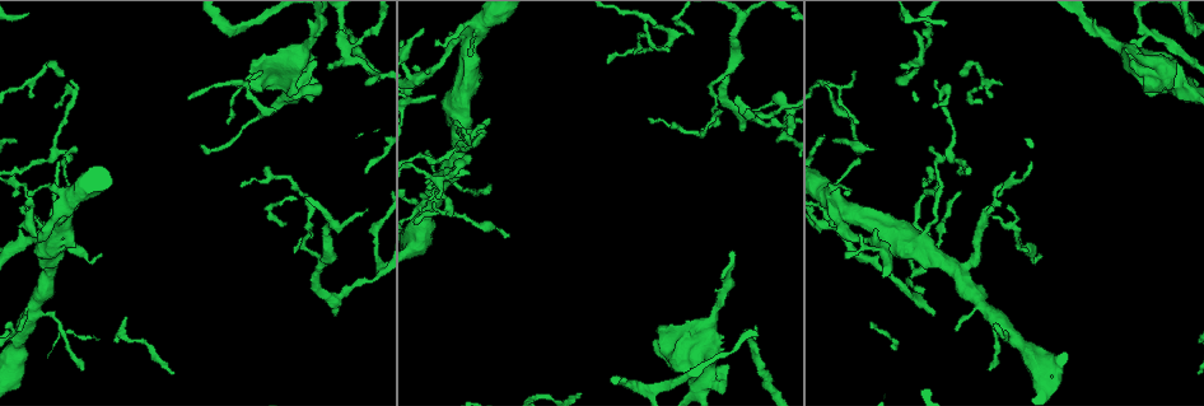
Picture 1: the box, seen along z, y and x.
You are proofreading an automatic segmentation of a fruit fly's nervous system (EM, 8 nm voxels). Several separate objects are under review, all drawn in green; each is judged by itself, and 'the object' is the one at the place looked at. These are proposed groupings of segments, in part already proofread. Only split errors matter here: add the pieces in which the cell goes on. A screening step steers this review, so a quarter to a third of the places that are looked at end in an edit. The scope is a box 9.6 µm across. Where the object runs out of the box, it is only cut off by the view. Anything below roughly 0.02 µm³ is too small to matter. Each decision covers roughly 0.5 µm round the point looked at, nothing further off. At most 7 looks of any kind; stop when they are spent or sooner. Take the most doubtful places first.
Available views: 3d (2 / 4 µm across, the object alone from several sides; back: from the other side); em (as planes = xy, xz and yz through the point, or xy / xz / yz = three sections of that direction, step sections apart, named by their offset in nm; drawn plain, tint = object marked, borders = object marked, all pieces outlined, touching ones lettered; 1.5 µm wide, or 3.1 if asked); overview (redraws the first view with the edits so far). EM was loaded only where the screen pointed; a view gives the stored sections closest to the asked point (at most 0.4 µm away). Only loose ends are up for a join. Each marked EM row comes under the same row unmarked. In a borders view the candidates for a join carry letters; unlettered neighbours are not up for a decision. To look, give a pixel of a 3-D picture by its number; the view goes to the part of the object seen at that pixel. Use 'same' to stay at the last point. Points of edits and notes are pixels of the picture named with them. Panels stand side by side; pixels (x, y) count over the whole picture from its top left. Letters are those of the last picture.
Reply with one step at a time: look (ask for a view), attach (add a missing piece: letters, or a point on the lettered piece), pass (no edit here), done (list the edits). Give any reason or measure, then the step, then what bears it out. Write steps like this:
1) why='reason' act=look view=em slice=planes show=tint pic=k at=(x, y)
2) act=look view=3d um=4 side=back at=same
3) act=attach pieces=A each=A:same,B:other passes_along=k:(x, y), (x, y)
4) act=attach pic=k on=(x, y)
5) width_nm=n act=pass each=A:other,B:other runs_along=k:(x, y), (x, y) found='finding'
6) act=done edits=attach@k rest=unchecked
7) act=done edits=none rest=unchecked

why='branch stops here' act=look view=3d um=2 pic=1 at=(341, 30)

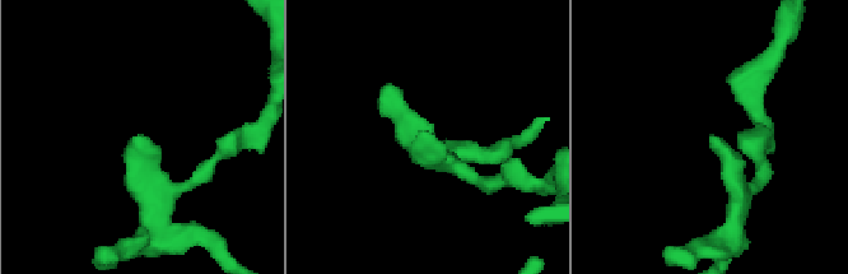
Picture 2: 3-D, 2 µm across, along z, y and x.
why='need the tissue' act=look view=em slice=planes show=borders pic=2 at=(419, 131)

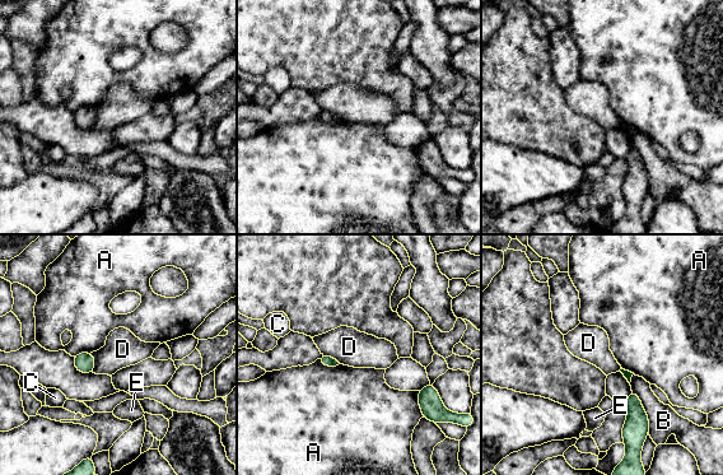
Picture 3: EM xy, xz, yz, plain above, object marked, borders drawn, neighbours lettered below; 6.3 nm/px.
act=pass each=A:other,B:other,C:other,D:other,E:other border=3:(89, 353), (94, 359), (93, 372) found='none of them fits'

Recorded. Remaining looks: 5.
why='tapers out' act=look view=em slice=planes show=borders pic=1 at=(1037, 253)

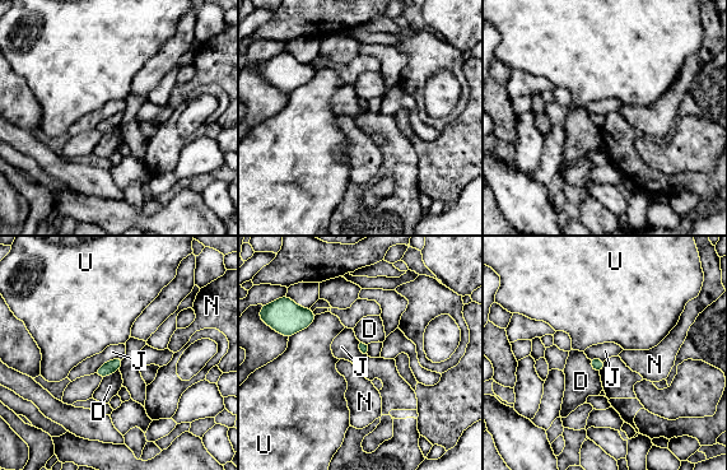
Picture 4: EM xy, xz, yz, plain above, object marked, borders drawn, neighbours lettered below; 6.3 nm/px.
longest_contact=U:240nm act=pass each=D:other,J:other,N:other,U:other found='no lettered piece goes on from it'

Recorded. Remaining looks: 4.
why='branch stops here' act=look view=em slice=yz step=8 show=tint pic=1 at=(1130, 41)

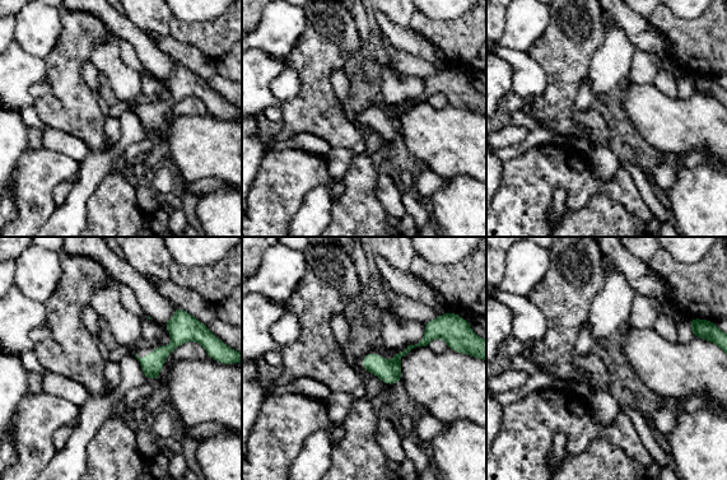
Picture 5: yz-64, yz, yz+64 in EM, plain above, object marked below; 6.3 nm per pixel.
why='another direction' act=look view=em slice=planes show=borders at=same

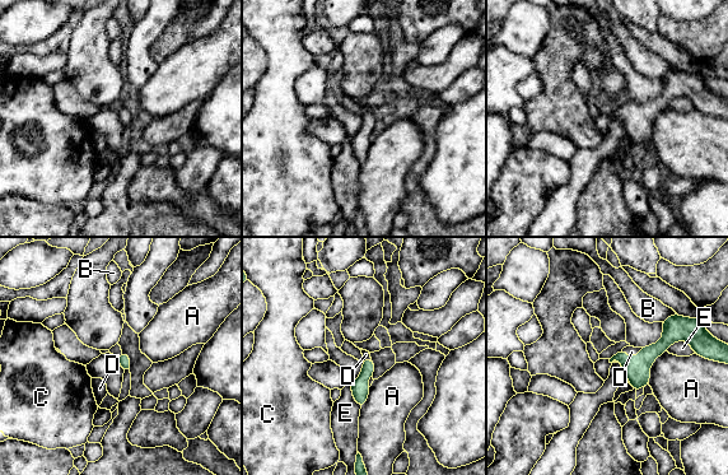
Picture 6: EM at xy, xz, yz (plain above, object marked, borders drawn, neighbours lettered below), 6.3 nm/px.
act=attach pieces=D each=A:other,B:other,C:other,D:same,E:other passes_along=6:(636, 369), (633, 358), (631, 352) found='it goes on there'

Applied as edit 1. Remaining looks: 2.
act=done edits=attach@6 rest=unchecked

